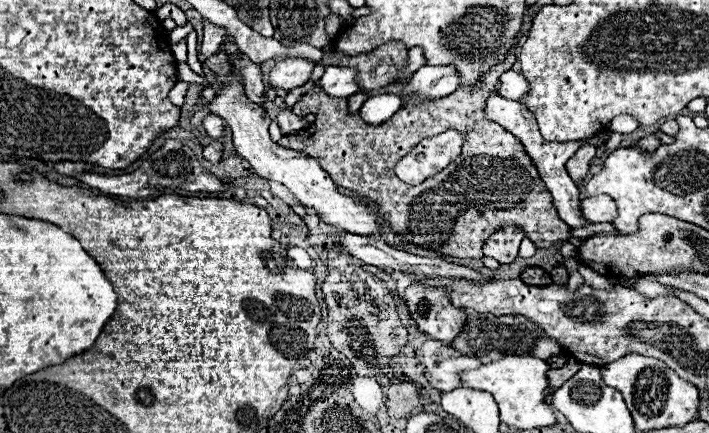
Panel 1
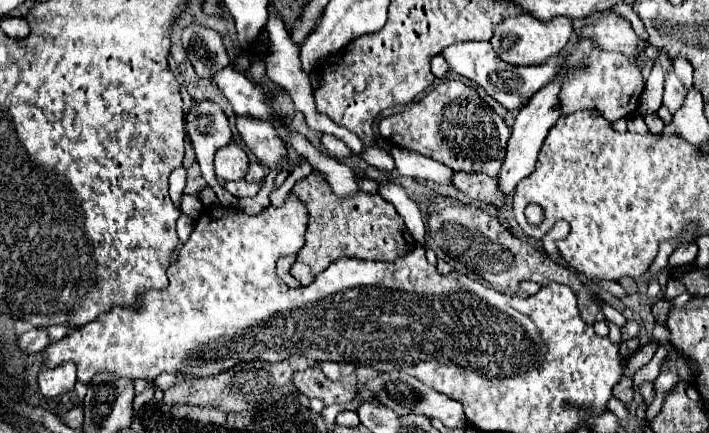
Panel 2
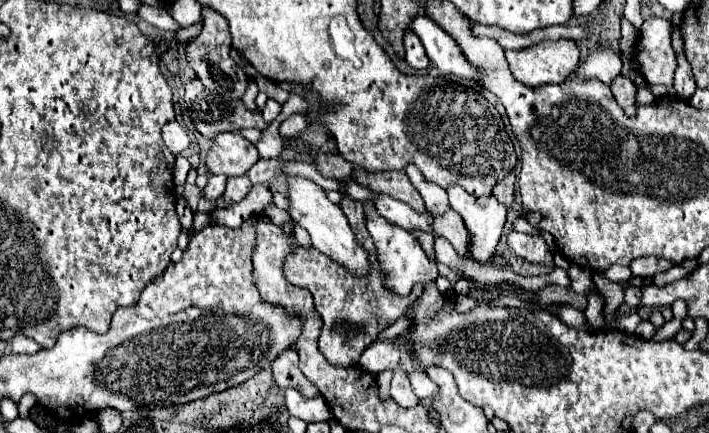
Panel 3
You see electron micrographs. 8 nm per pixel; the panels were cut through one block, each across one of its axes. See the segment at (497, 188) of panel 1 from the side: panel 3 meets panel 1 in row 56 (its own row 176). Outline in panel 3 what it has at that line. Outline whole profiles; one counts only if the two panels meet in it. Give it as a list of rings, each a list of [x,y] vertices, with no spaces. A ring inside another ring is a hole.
[[[510,172],[506,178],[502,178],[500,182],[496,182],[496,186],[492,188],[492,194],[498,198],[498,200],[504,200],[508,208],[514,206],[514,174]]]

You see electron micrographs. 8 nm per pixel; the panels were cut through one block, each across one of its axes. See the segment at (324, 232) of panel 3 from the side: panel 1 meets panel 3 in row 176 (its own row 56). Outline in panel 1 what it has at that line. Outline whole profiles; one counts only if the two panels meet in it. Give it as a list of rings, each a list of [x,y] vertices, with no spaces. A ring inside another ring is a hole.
[[[290,56],[280,60],[272,72],[270,72],[270,86],[272,88],[284,88],[284,90],[292,90],[298,86],[304,86],[314,70],[316,62],[300,58],[300,56]]]

